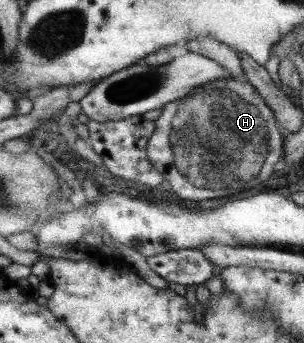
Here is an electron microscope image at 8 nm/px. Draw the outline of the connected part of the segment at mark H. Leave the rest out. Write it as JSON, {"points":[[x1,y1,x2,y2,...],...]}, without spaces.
{"points":[[219,78,213,85,195,86,184,98,163,107,163,113,154,123,155,130,147,145,148,160,170,182,171,190,185,200,221,198,227,196,227,190,229,194,251,190,251,186,269,180,273,166,283,158,284,131,278,126,274,111,245,79]]}

